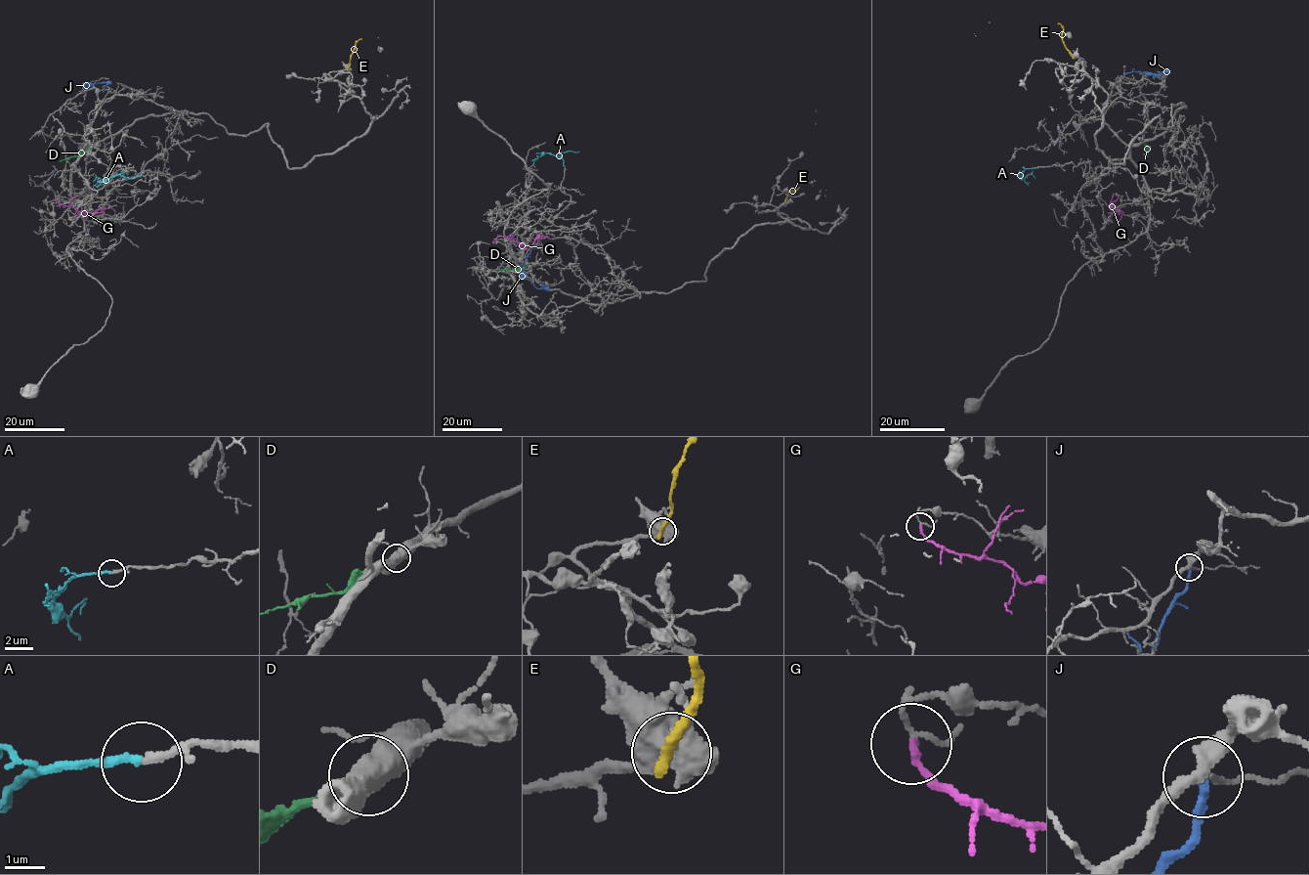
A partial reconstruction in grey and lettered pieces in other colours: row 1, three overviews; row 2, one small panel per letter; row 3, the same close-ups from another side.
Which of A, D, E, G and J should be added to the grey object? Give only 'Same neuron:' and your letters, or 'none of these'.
Same neuron: A

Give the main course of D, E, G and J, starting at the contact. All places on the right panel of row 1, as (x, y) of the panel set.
D: (1142, 143), (1146, 145), (1147, 156)
E: (1072, 56), (1062, 40), (1063, 28), (1057, 23)
G: (1118, 197), (1111, 204), (1122, 212), (1116, 212), (1111, 208), (1113, 207)
J: (1124, 74), (1131, 71), (1160, 74), (1167, 70), (1162, 75)

